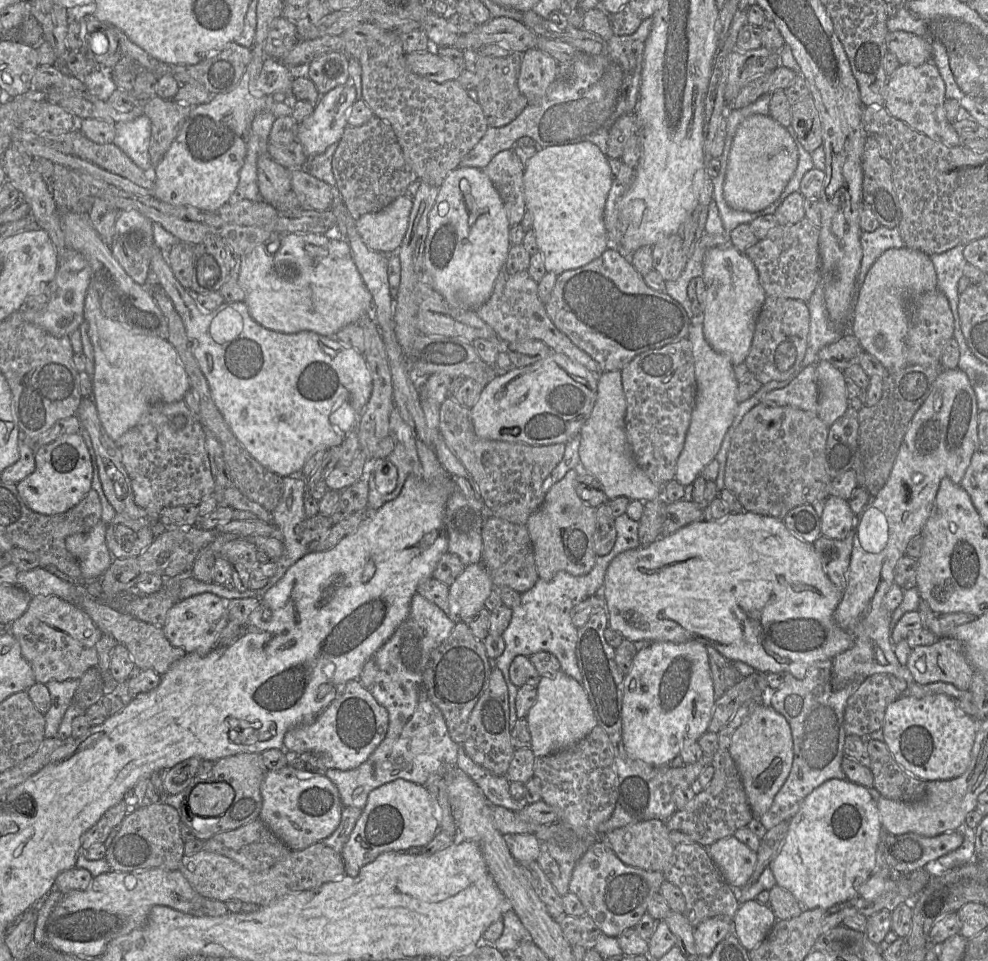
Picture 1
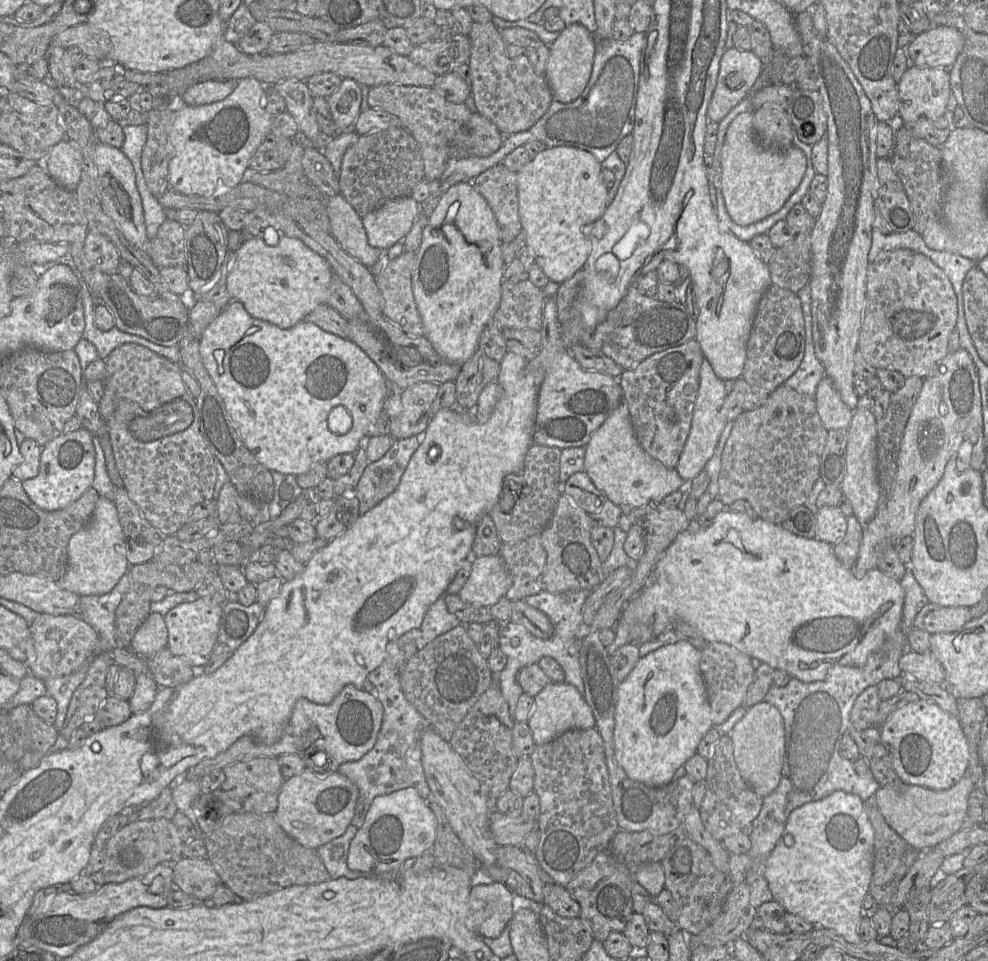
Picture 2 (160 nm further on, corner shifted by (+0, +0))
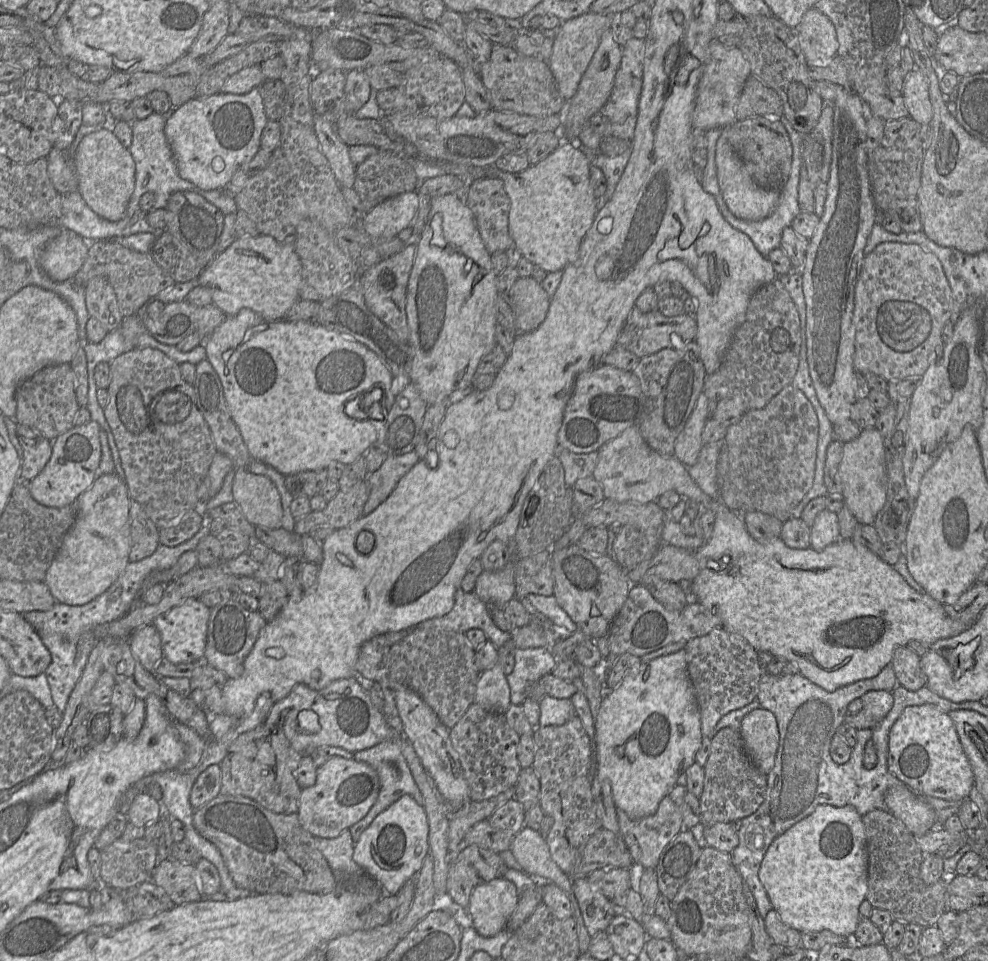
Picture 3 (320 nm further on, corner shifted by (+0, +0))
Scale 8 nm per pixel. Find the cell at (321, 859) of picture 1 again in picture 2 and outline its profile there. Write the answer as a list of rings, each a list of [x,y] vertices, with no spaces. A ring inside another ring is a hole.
[[[180,857],[173,863],[175,889],[200,899],[210,901],[222,882],[210,860],[206,858]]]

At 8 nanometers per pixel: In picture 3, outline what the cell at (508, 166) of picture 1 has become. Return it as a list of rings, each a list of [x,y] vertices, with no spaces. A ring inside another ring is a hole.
[[[480,178],[468,187],[466,205],[472,211],[487,252],[507,251],[514,245],[509,230],[510,199],[502,180]]]

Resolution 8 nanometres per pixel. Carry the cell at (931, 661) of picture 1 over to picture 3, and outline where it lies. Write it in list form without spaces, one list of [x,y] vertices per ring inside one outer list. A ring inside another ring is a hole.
[[[908,646],[898,648],[891,661],[898,684],[910,691],[919,690],[927,685],[927,676],[920,665],[921,657]]]

